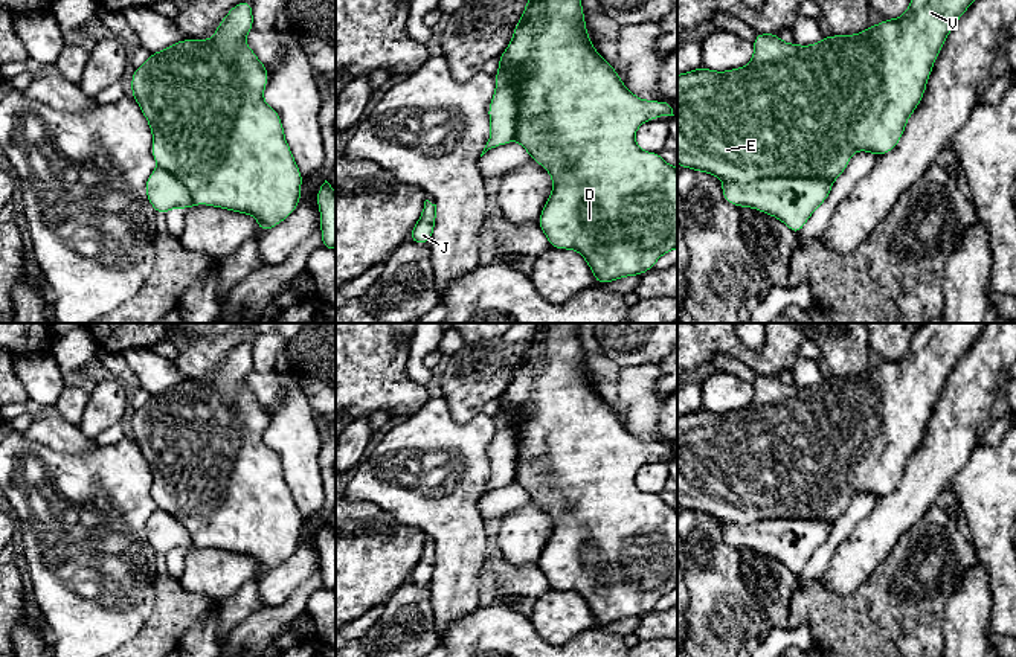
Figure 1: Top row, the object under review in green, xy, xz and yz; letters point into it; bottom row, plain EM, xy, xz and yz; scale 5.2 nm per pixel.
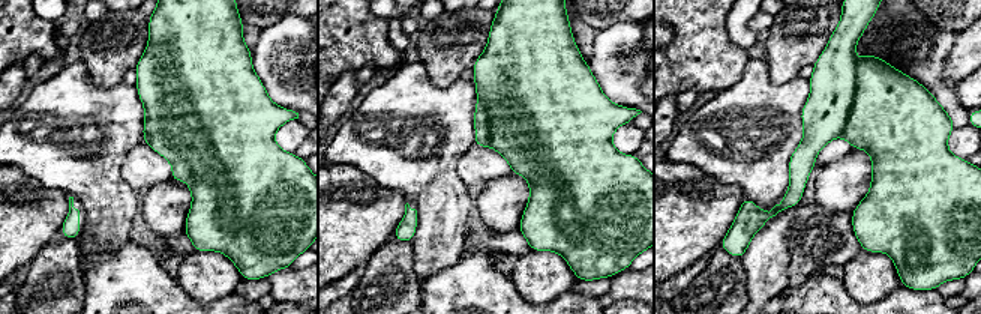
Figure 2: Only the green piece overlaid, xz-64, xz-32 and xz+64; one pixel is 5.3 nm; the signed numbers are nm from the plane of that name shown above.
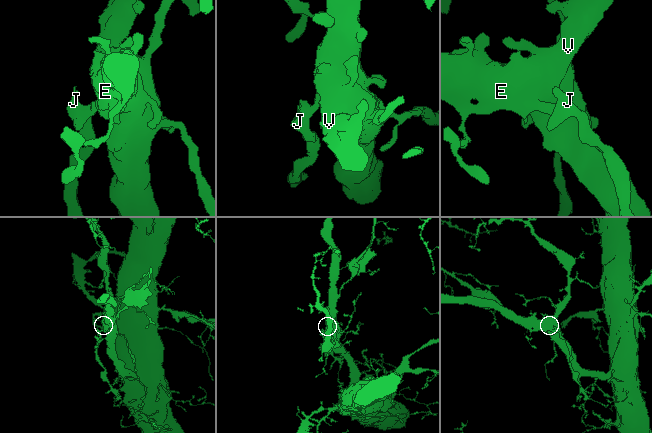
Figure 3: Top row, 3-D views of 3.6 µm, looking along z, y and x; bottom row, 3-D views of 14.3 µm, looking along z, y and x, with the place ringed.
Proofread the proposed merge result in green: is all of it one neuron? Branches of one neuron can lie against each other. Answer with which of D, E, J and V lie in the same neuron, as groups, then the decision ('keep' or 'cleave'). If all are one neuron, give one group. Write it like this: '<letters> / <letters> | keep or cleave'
D E J V | keep

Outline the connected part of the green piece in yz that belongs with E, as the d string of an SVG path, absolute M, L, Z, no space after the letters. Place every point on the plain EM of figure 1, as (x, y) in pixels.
M921 323L909 343L908 352L899 358L885 360L877 367L868 367L856 377L825 377L822 383L810 387L787 386L776 375L757 375L754 381L754 398L748 407L726 413L714 413L700 407L699 410L677 416L677 505L682 511L691 509L723 521L722 538L737 549L752 549L783 562L793 576L799 576L812 555L827 541L833 523L847 511L851 495L868 492L880 498L892 492L905 474L909 457L917 451L931 418L934 404L944 387L946 378L960 358L981 337L987 323Z

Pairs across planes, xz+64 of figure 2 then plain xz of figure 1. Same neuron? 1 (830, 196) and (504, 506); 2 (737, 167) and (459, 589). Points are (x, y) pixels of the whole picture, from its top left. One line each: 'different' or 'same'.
1: different
2: same

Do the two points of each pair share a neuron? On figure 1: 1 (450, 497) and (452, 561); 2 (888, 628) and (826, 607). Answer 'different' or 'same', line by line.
1: same
2: same

